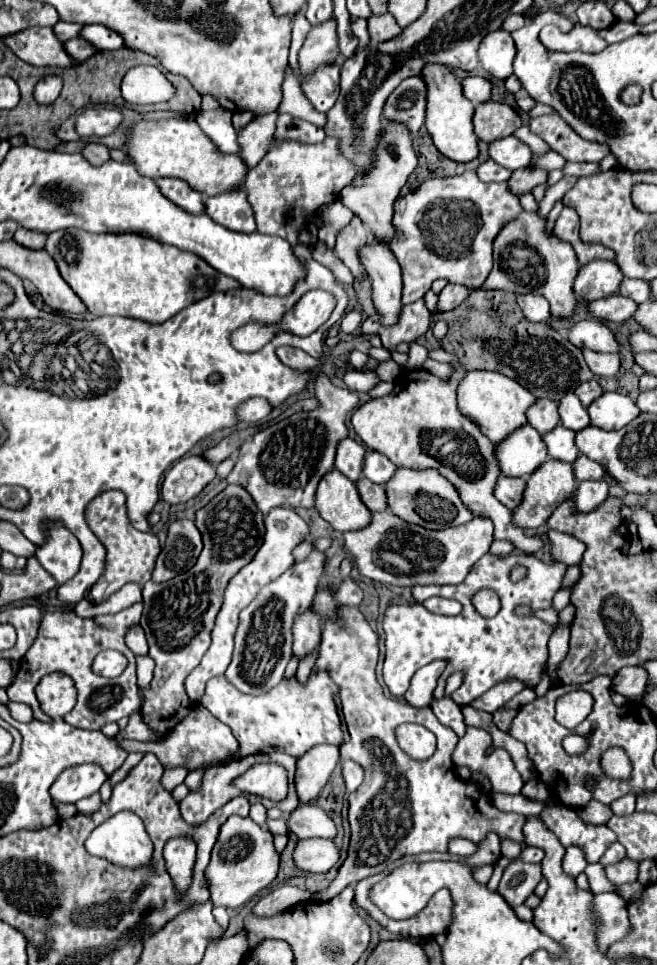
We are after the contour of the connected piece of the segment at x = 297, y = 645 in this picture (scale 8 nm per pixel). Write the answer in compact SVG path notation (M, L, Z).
M303 612L299 620L295 620L295 632L293 632L293 654L297 660L303 660L305 656L313 654L319 648L321 642L321 620L315 616L315 612Z

